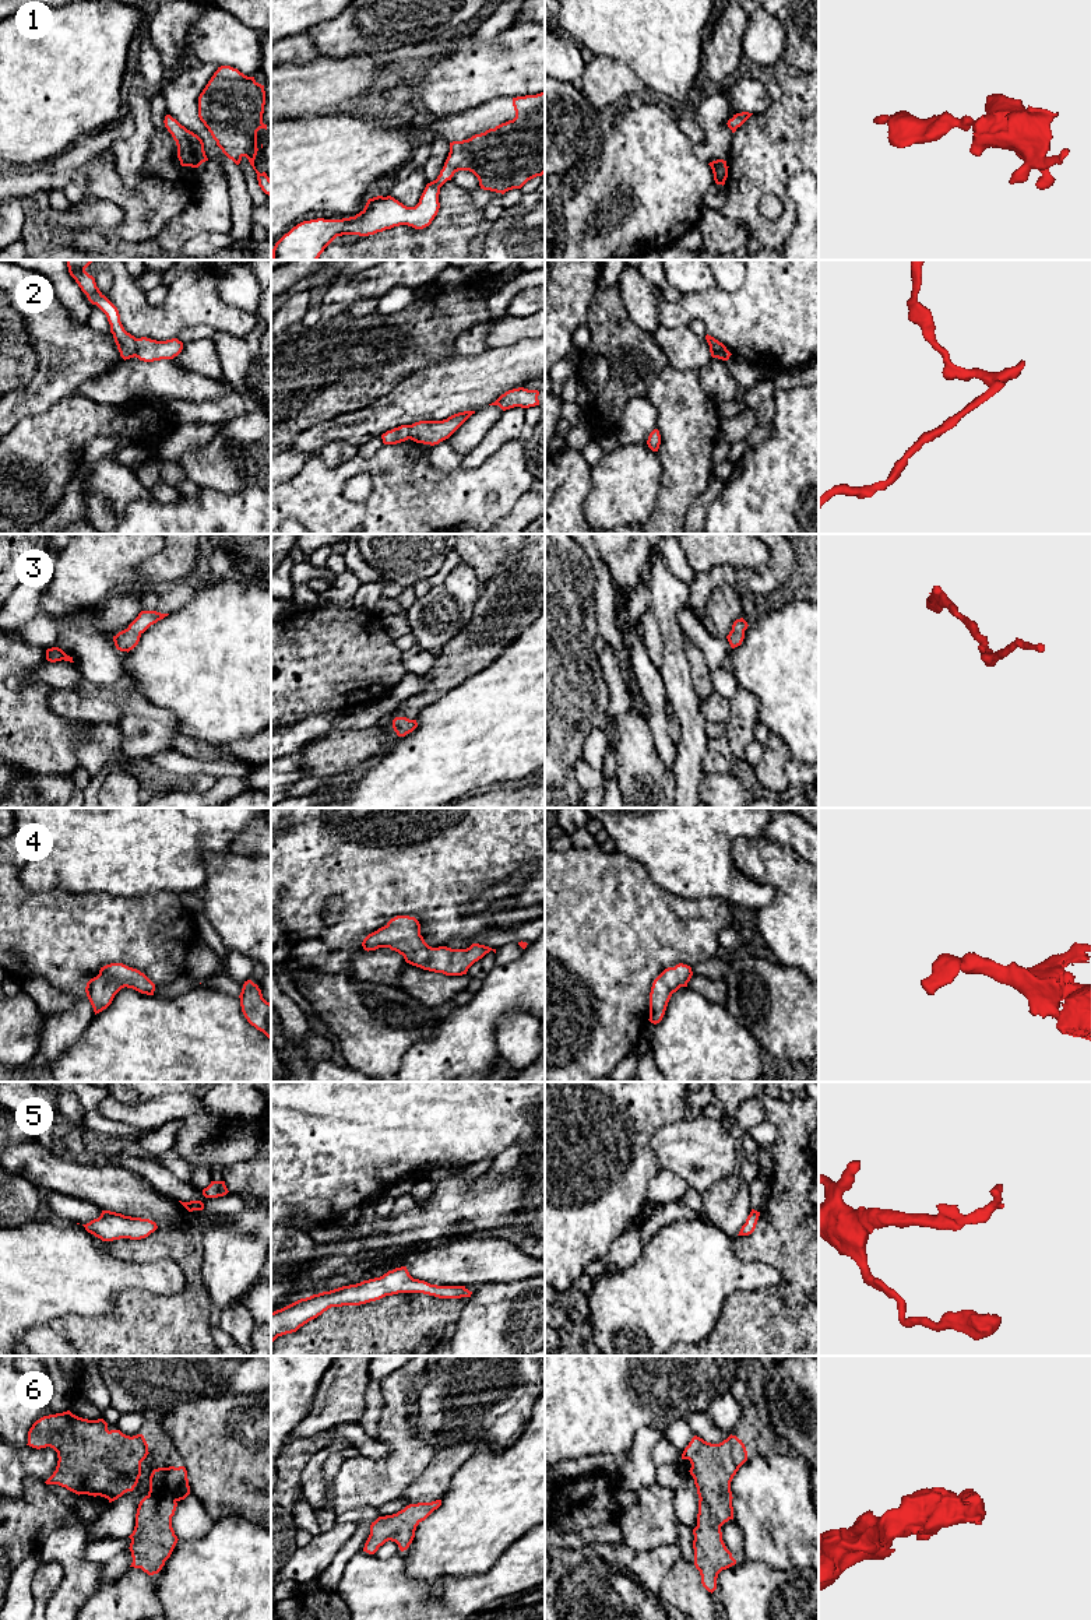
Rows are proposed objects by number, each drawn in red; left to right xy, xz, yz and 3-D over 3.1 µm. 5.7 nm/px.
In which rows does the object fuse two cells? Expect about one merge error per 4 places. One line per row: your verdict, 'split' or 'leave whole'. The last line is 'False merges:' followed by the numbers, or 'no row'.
1: leave whole
2: split
3: leave whole
4: leave whole
5: leave whole
6: leave whole
False merges: 2

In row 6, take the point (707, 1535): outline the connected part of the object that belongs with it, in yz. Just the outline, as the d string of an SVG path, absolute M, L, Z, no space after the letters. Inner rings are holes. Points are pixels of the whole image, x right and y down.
M732 1434L719 1444L694 1435L682 1459L691 1463L689 1472L700 1498L697 1526L693 1529L694 1565L703 1586L712 1593L718 1574L736 1564L722 1540L721 1526L733 1519L731 1482L747 1461L747 1451L742 1440Z

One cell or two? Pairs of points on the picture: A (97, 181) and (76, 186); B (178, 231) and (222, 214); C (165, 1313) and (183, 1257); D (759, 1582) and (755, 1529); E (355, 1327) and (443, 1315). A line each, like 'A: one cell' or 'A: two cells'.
A: two cells
B: one cell
C: one cell
D: two cells
E: one cell

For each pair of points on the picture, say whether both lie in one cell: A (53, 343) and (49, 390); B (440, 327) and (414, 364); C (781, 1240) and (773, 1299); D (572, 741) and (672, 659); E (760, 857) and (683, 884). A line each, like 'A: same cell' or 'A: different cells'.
A: same cell
B: same cell
C: same cell
D: different cells
E: different cells

